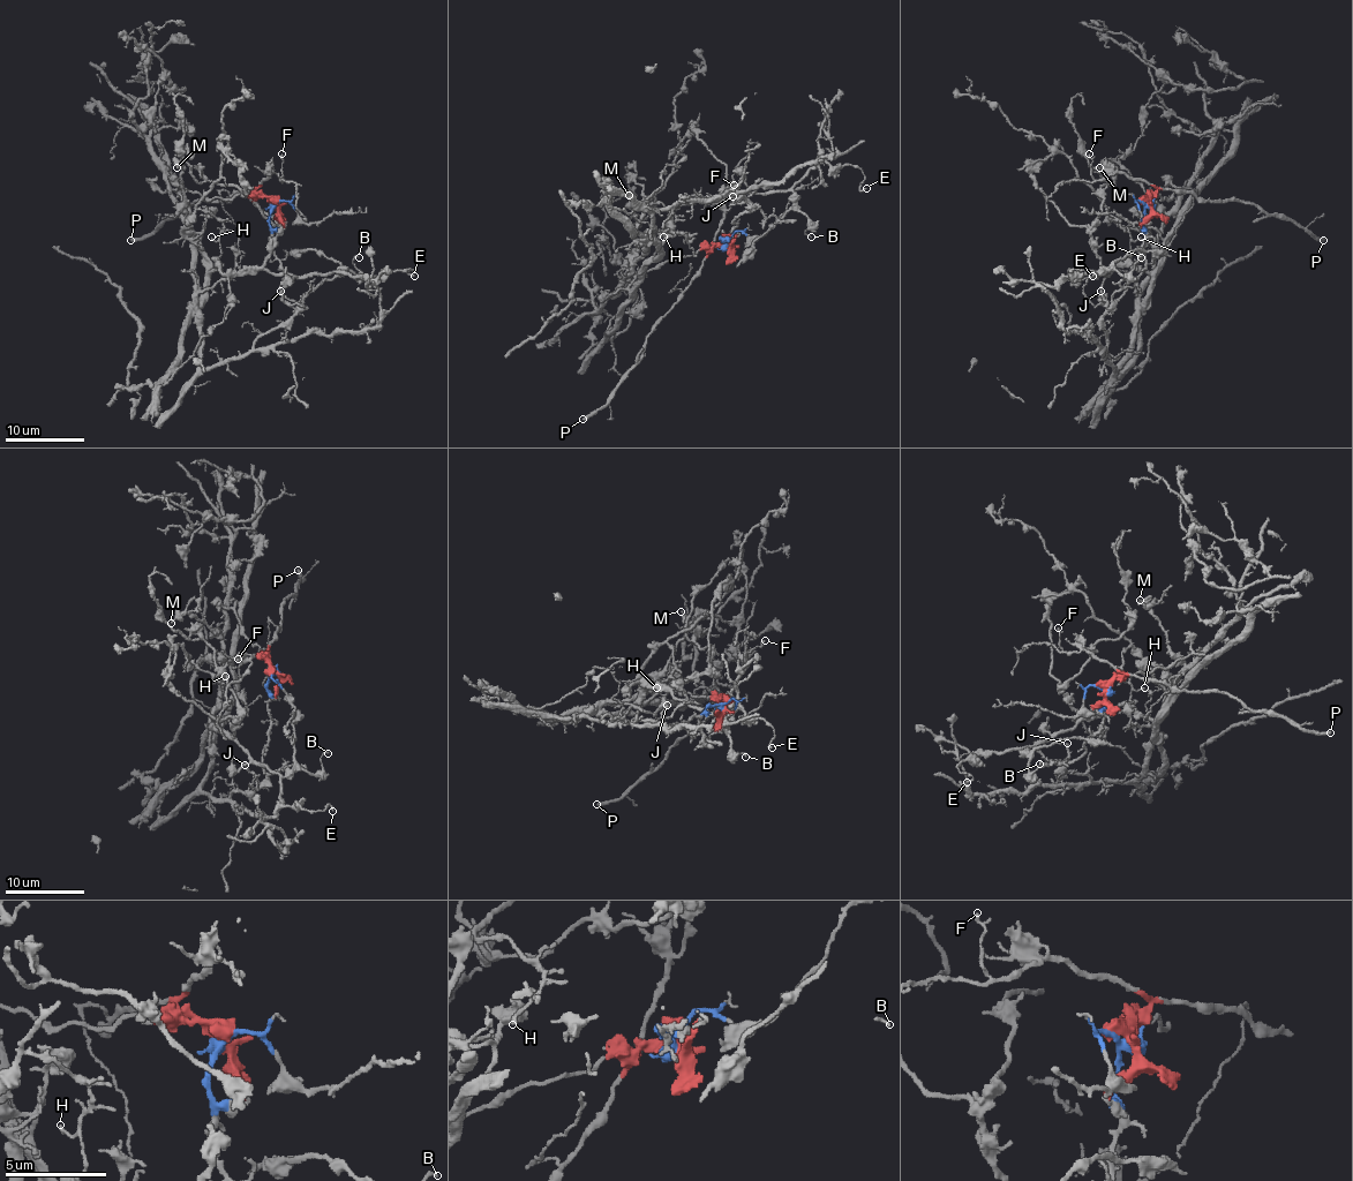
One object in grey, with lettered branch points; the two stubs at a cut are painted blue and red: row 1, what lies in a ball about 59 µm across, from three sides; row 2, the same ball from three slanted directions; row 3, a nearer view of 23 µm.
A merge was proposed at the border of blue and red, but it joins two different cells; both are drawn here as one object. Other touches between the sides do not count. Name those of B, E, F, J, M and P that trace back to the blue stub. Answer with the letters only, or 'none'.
J, M

